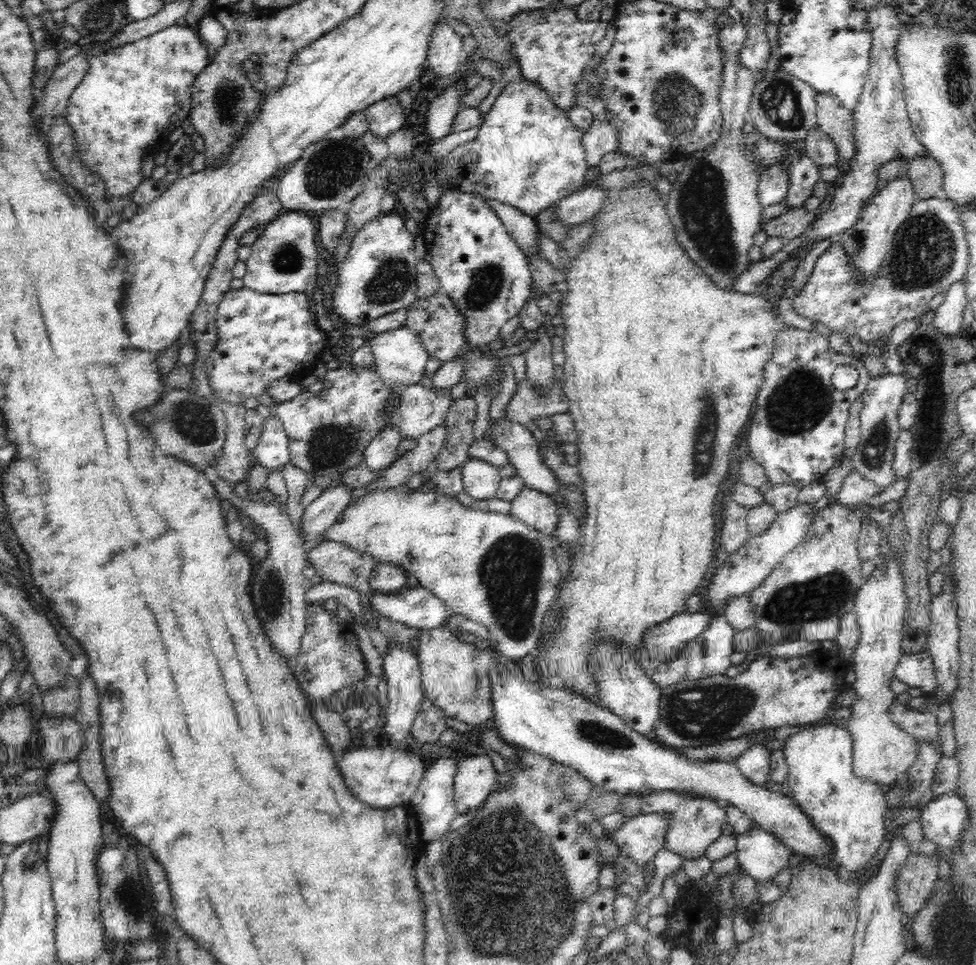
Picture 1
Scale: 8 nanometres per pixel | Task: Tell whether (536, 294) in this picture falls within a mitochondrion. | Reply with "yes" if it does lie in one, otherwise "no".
no

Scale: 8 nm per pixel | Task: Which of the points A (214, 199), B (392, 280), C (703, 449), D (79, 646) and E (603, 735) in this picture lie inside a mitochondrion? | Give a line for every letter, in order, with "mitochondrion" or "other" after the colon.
A: other
B: mitochondrion
C: mitochondrion
D: other
E: mitochondrion

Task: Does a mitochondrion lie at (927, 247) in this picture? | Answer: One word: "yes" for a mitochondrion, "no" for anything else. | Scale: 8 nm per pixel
yes

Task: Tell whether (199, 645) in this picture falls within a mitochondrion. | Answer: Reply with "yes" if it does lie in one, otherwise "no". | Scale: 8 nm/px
no

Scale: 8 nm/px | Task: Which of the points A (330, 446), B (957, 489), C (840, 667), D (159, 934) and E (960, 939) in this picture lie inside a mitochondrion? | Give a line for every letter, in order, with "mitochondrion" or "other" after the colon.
A: mitochondrion
B: other
C: other
D: other
E: mitochondrion

